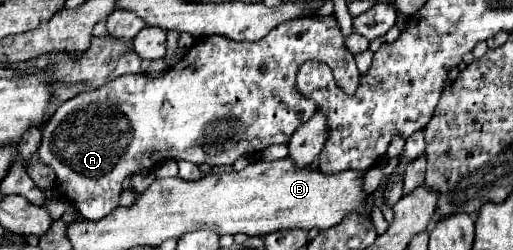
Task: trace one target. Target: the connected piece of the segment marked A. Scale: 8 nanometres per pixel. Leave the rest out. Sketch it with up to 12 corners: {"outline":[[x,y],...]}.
{"outline":[[334,16],[208,36],[66,100],[40,160],[86,220],[164,160],[290,142],[306,60],[360,82]]}

